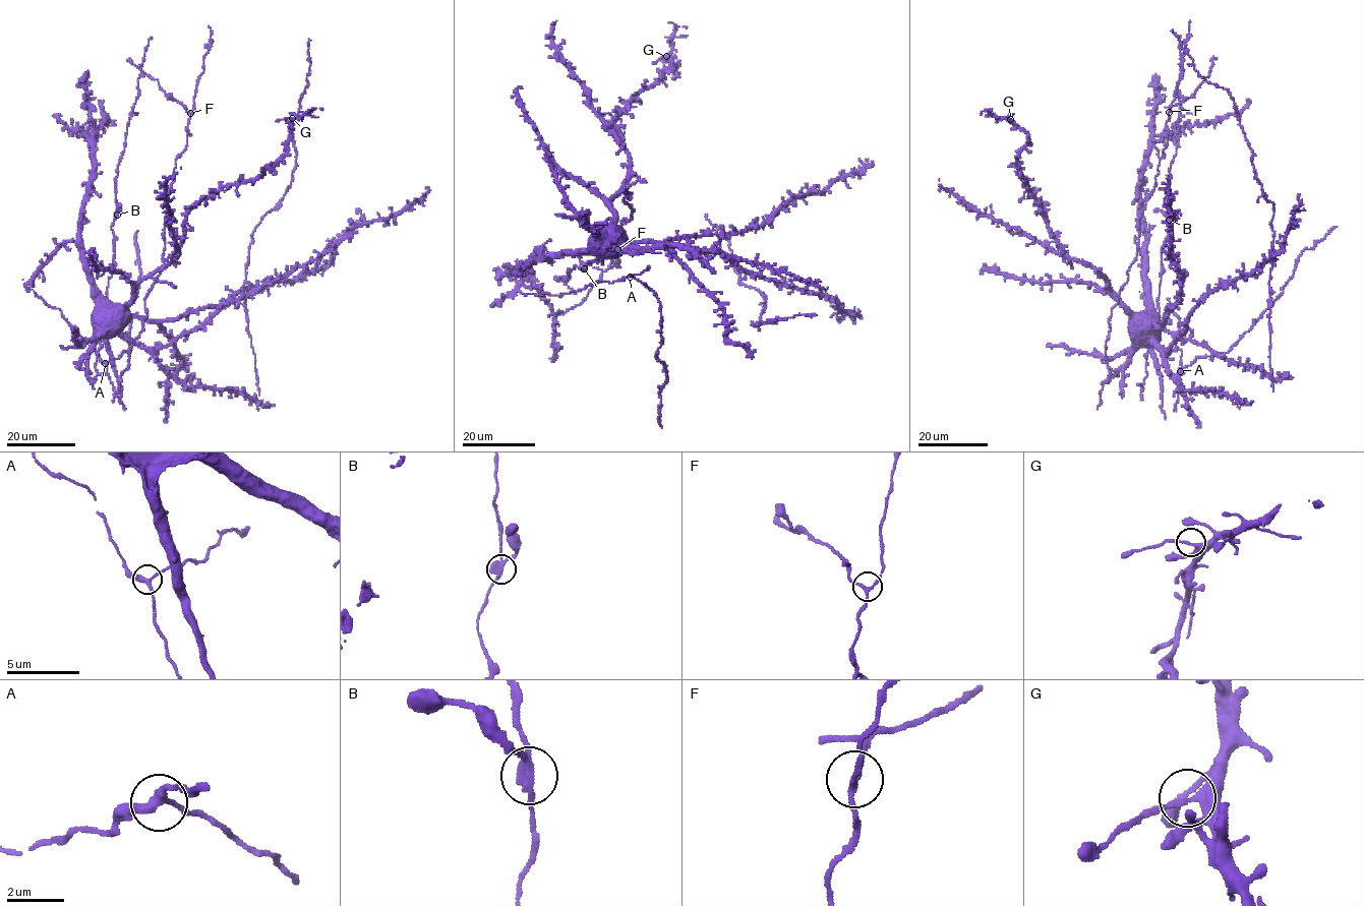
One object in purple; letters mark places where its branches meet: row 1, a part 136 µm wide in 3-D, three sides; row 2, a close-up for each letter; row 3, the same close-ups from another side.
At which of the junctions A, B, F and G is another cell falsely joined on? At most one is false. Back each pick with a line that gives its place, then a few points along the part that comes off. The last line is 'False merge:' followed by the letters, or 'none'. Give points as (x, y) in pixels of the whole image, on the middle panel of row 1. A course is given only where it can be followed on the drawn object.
B: (584, 268) | (584, 269), (578, 254)
False merge: B

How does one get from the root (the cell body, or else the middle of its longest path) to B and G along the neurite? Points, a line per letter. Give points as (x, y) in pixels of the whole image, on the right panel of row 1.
B: (1142, 322), (1139, 318), (1143, 315), (1159, 318), (1162, 246), (1169, 231), (1170, 219)
G: (1142, 322), (1131, 316), (1095, 268), (1072, 259), (1059, 245), (1019, 170), (1027, 134), (1010, 119)

